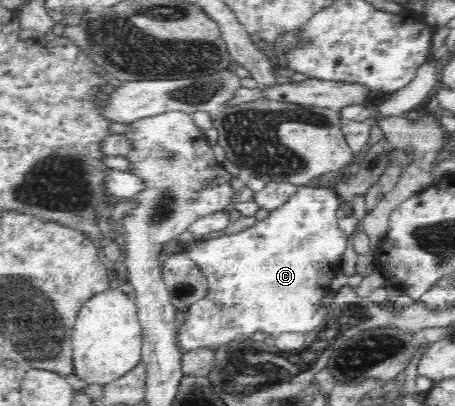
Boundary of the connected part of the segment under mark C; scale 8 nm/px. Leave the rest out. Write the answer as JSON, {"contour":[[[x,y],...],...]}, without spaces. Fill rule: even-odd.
{"contour":[[[298,186],[297,191],[287,199],[287,203],[283,203],[281,207],[270,211],[265,219],[261,221],[256,220],[255,225],[245,229],[245,231],[238,231],[234,234],[225,233],[217,238],[192,242],[187,252],[189,257],[197,264],[199,271],[202,271],[203,275],[207,278],[209,291],[207,291],[207,295],[203,299],[200,299],[197,303],[193,303],[193,305],[189,305],[184,311],[185,323],[179,326],[179,335],[177,335],[181,353],[185,354],[186,352],[200,348],[217,349],[219,346],[229,344],[231,341],[235,342],[252,337],[257,331],[262,331],[264,334],[271,335],[275,339],[279,335],[288,332],[307,335],[319,326],[322,326],[328,313],[327,307],[322,304],[322,299],[326,297],[327,293],[332,291],[330,285],[331,281],[335,279],[335,275],[340,272],[341,255],[351,249],[348,235],[337,225],[338,218],[335,215],[337,215],[340,202],[337,192],[331,186]]]}

